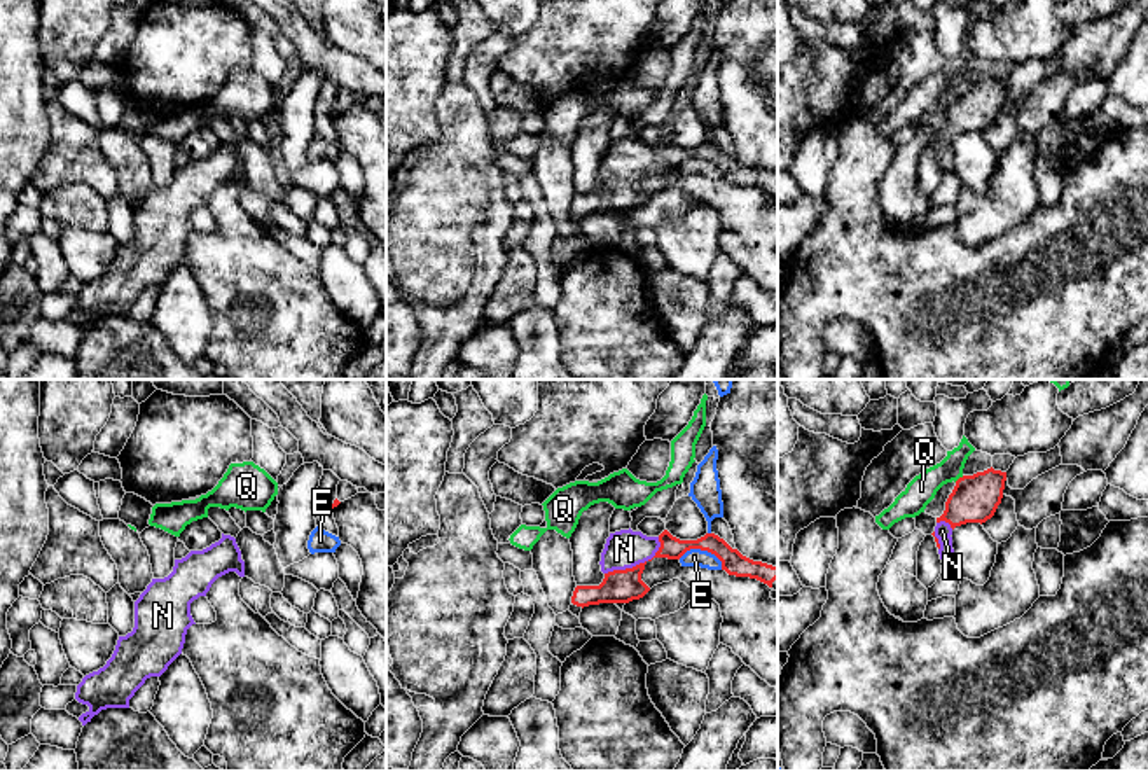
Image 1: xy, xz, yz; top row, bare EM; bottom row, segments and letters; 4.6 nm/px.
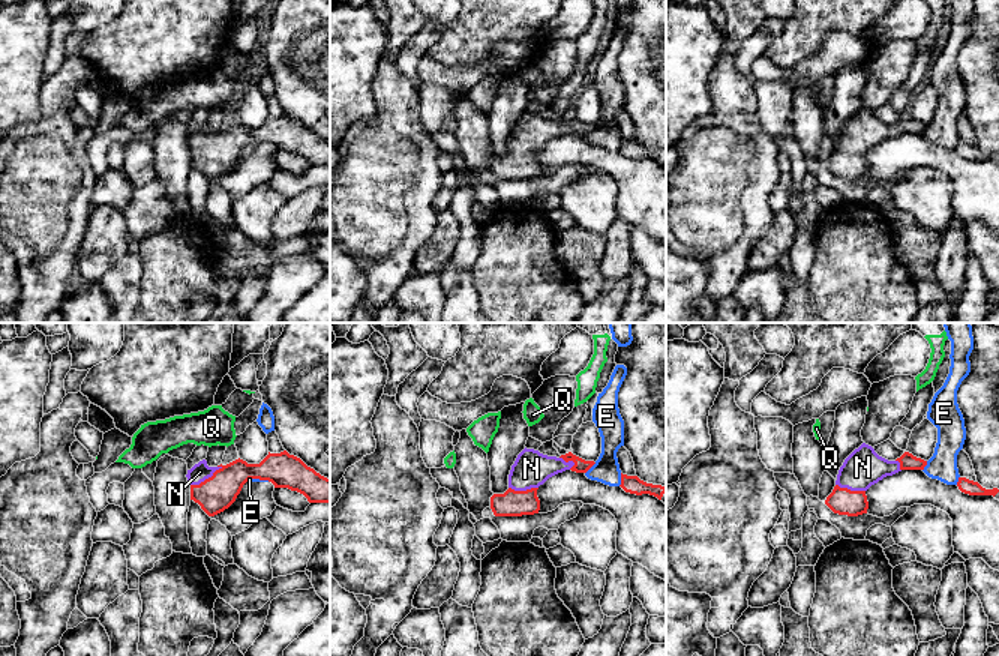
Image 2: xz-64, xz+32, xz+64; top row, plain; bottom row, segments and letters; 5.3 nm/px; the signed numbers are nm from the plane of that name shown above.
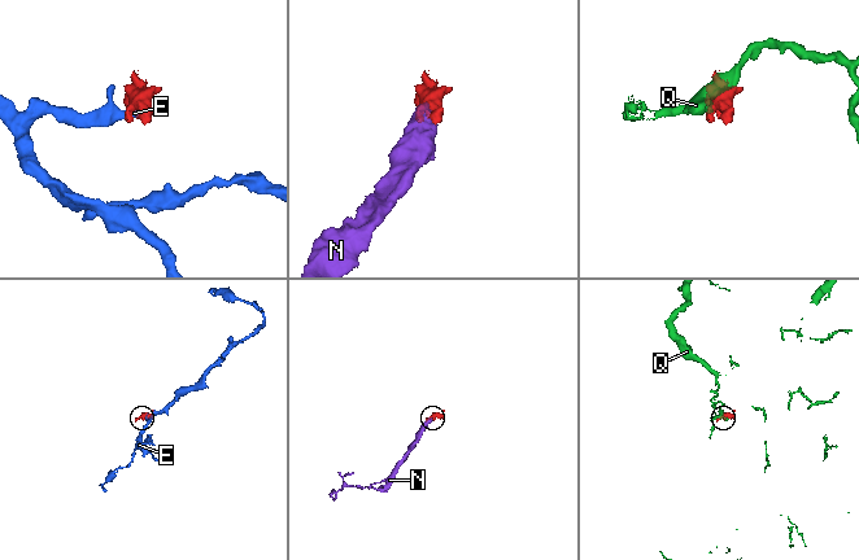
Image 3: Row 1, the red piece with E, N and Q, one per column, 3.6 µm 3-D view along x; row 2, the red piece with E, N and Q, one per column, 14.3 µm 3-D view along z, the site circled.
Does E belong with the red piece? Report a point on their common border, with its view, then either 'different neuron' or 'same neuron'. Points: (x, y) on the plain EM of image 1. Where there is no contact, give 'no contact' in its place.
xz (703, 158) | different neuron

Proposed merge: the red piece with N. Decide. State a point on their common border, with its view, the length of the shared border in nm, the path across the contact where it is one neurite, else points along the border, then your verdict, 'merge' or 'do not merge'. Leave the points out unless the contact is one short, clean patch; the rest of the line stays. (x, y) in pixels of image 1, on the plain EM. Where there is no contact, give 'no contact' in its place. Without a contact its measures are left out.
contact xz (640, 172); length 300 nm; merge

